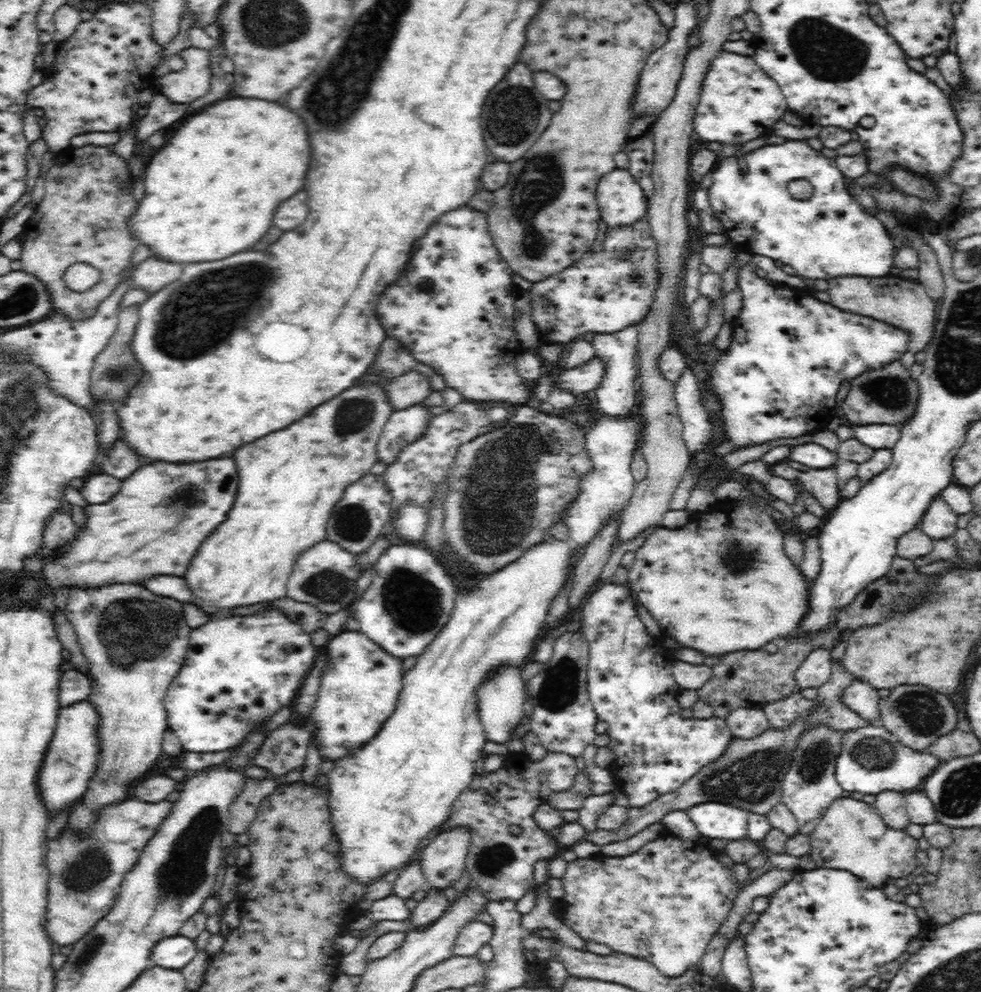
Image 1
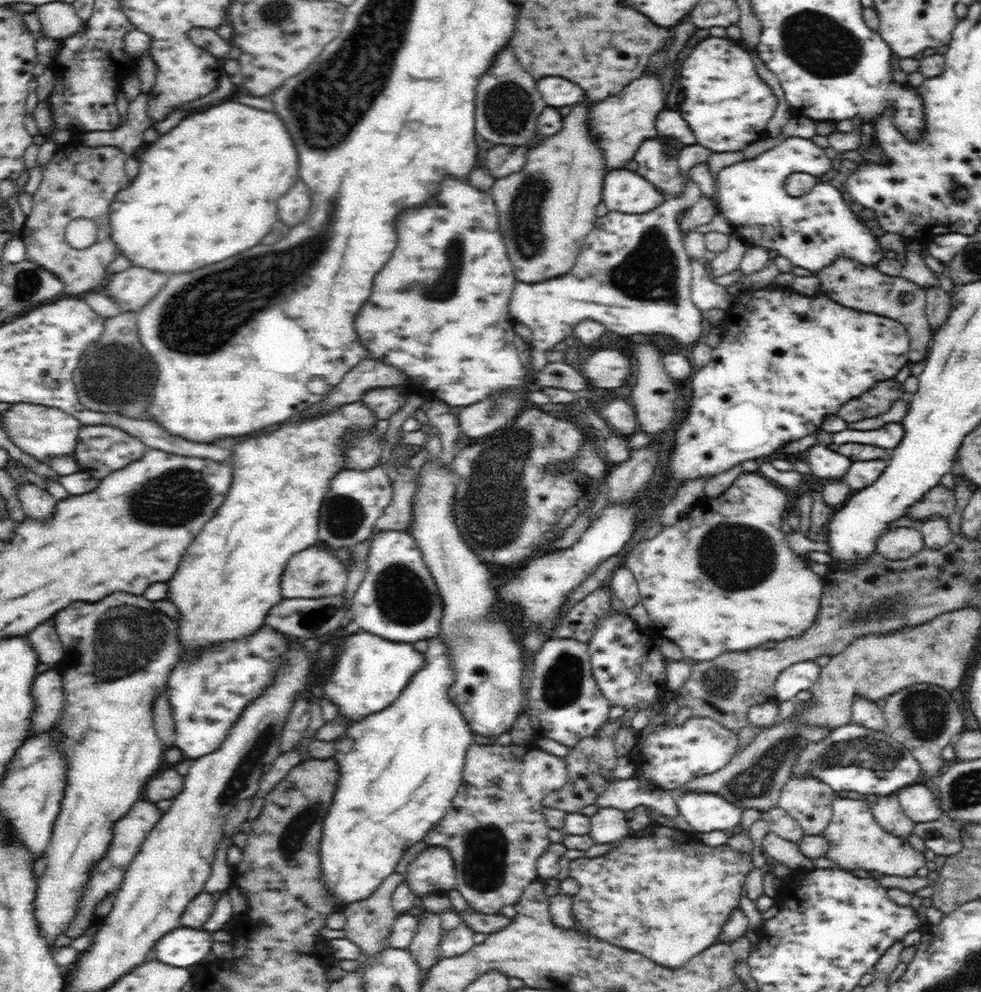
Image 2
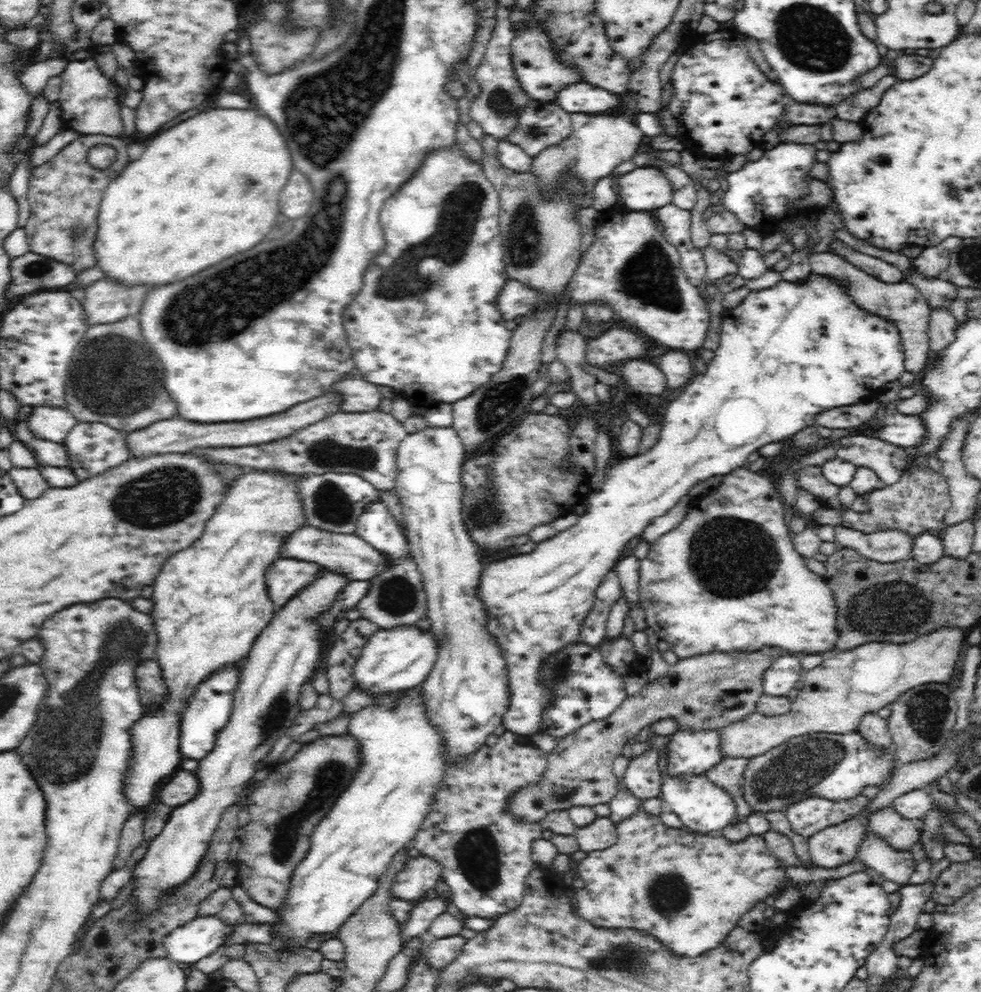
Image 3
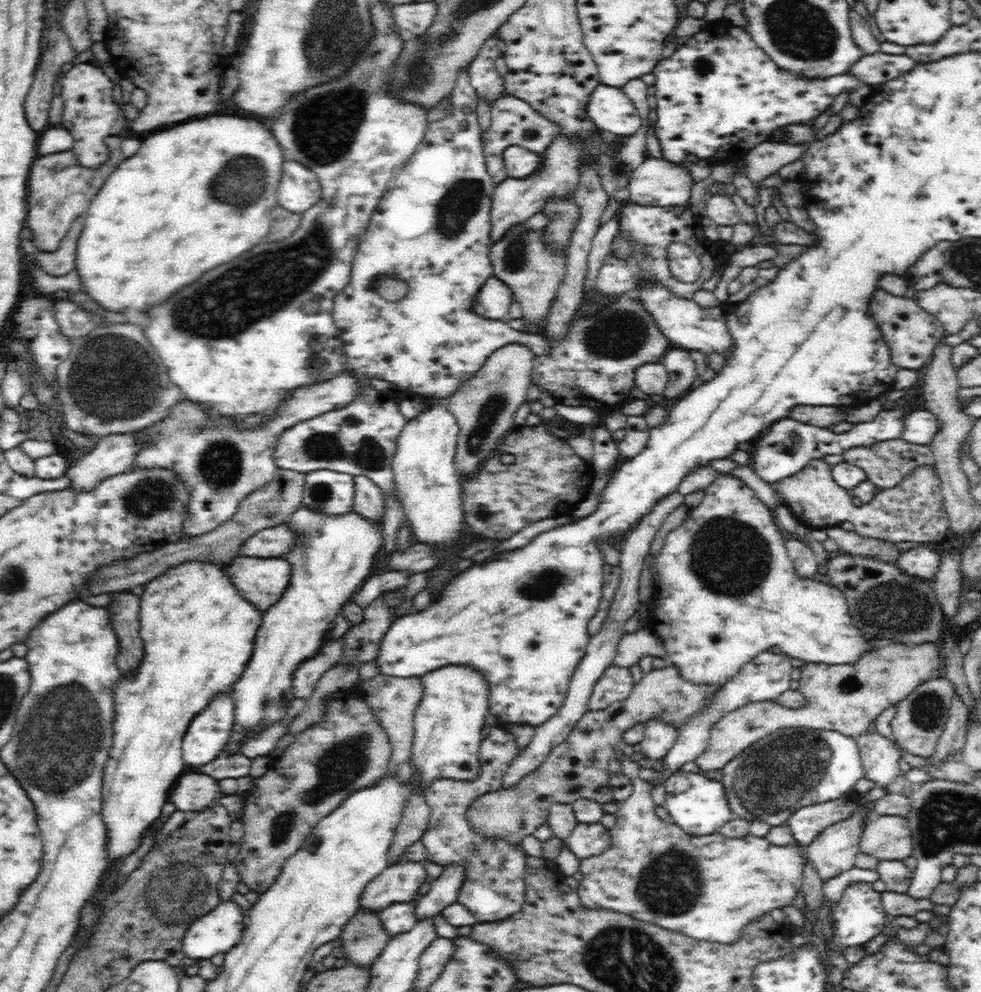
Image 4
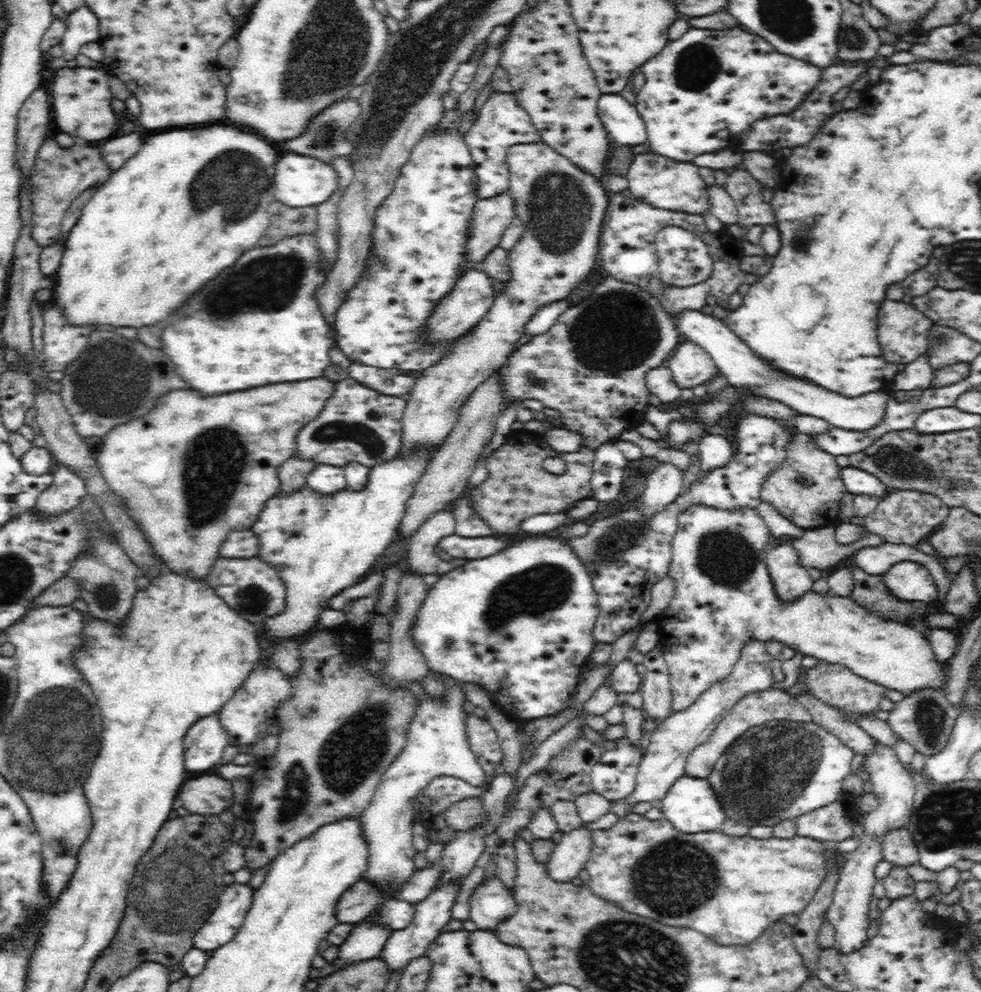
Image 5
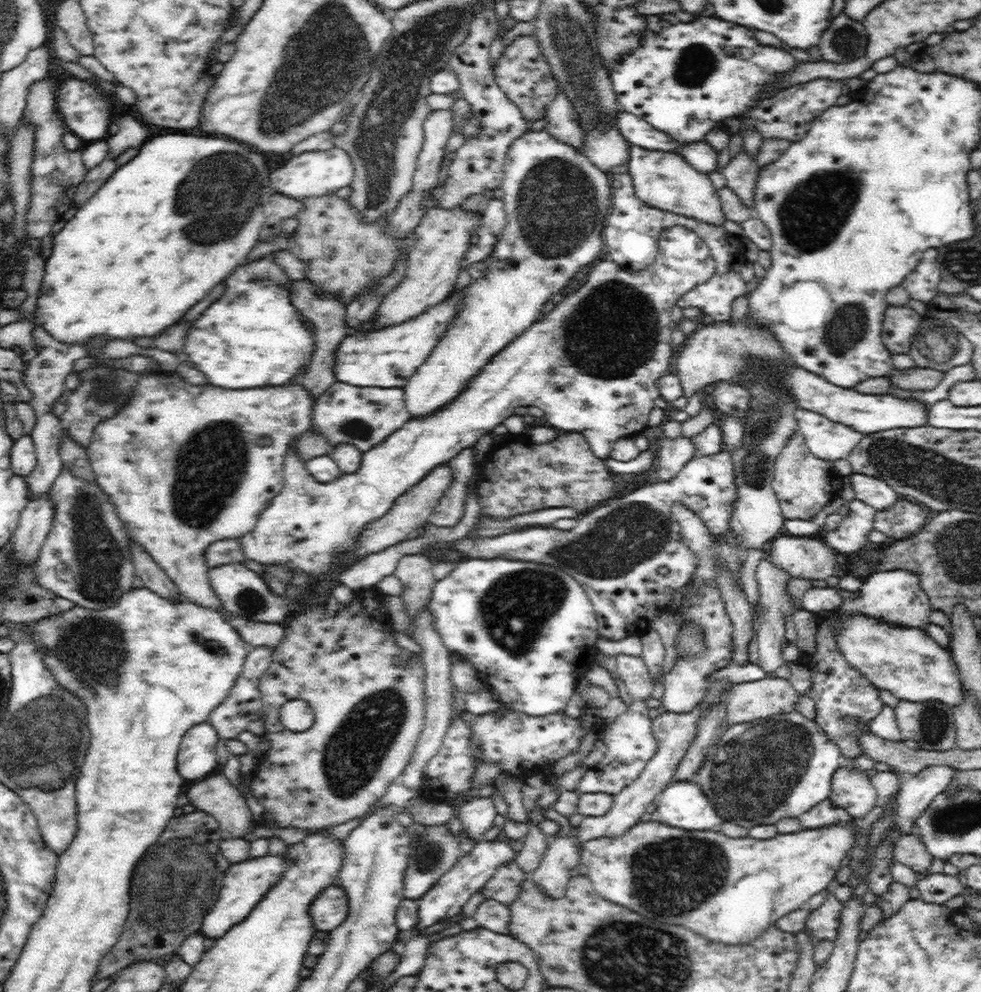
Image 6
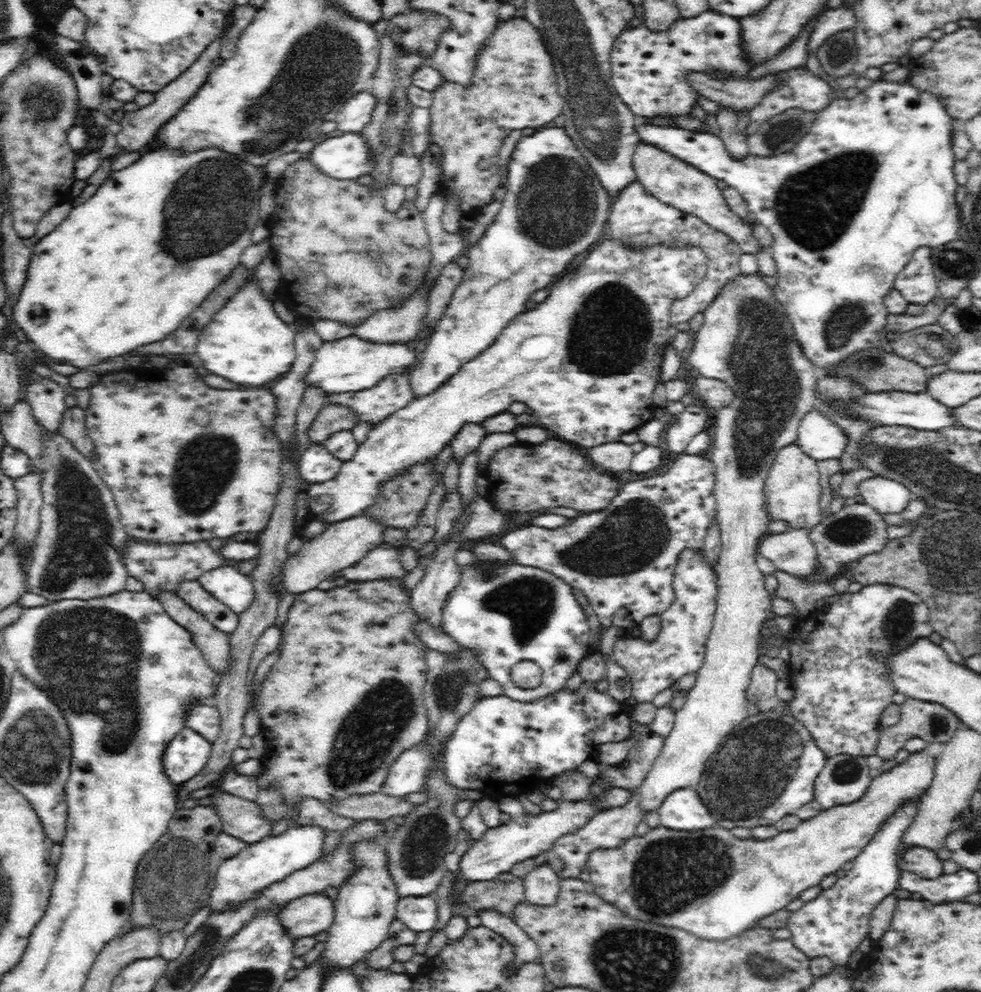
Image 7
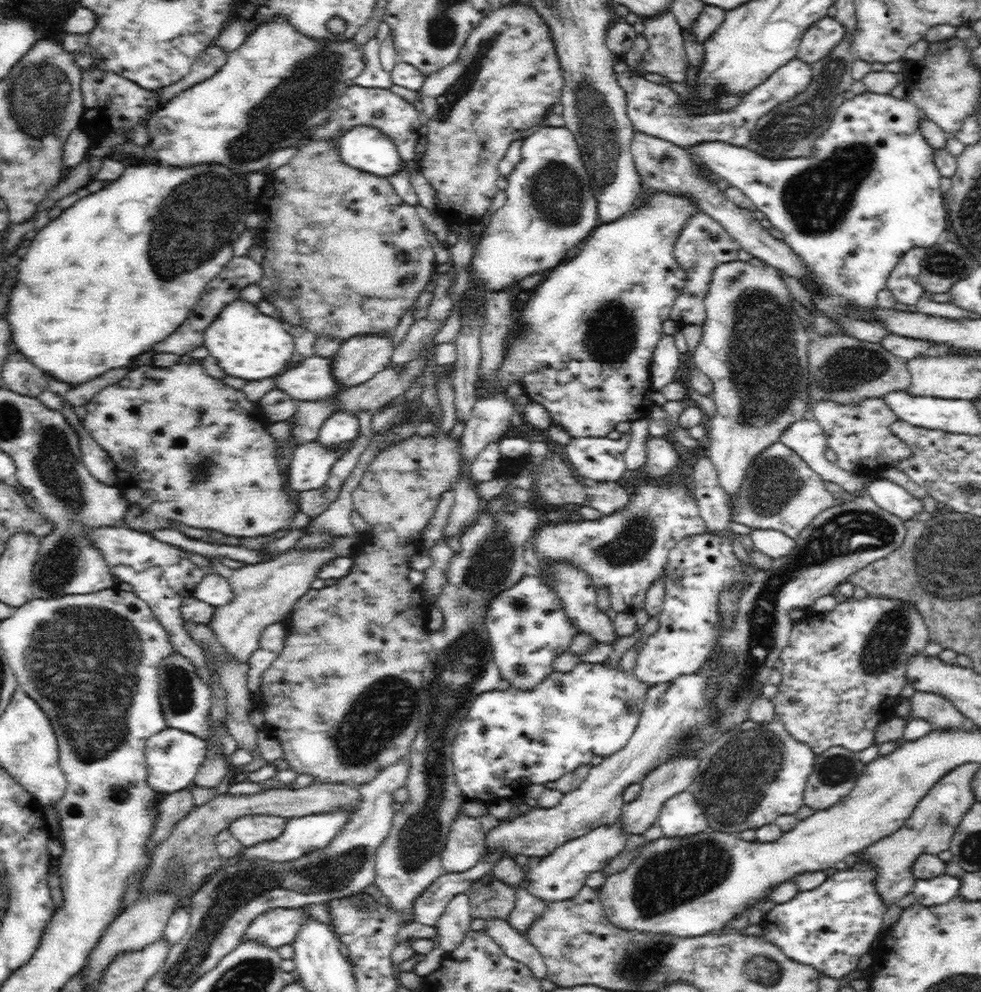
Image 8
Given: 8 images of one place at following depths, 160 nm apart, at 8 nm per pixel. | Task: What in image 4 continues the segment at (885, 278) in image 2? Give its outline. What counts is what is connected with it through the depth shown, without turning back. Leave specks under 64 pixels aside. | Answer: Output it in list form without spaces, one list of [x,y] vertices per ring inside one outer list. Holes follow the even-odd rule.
[[[879,289],[872,294],[869,309],[881,330],[886,346],[890,349],[891,361],[899,369],[918,371],[924,368],[933,356],[938,342],[946,335],[942,323],[933,314],[926,312],[914,297],[894,296]]]

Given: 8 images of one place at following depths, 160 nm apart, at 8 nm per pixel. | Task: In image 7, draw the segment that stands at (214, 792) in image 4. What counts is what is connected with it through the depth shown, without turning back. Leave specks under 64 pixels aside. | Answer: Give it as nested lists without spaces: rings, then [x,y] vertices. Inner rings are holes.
[[[218,791],[210,797],[213,798],[210,806],[216,809],[222,821],[221,832],[247,843],[255,843],[270,836],[273,823],[262,815],[256,801],[247,801],[225,791]]]

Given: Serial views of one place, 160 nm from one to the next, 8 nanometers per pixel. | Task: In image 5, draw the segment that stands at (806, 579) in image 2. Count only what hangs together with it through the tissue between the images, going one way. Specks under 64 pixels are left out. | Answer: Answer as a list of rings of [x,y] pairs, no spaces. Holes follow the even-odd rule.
[[[694,504],[677,516],[677,530],[670,543],[672,558],[667,575],[676,582],[676,595],[666,611],[654,619],[653,625],[669,668],[672,711],[686,710],[710,686],[726,678],[736,661],[740,660],[742,648],[750,640],[782,642],[783,646],[804,656],[845,666],[866,680],[903,692],[906,697],[924,688],[942,691],[946,688],[943,664],[938,663],[930,642],[918,627],[883,620],[878,614],[872,614],[859,606],[850,596],[820,595],[810,590],[798,601],[780,601],[774,593],[774,585],[765,563],[765,554],[778,542],[772,540],[769,528],[756,507],[720,510],[713,506]]]

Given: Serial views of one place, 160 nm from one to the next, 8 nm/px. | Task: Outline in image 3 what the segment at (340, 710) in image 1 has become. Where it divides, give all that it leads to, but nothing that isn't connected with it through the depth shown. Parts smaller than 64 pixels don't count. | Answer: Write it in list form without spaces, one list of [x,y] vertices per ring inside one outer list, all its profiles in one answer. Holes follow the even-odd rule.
[[[417,625],[378,630],[370,639],[362,642],[362,655],[356,658],[356,664],[352,668],[354,686],[368,690],[373,698],[382,693],[418,688],[437,660],[436,642],[435,634],[431,630],[422,631]]]

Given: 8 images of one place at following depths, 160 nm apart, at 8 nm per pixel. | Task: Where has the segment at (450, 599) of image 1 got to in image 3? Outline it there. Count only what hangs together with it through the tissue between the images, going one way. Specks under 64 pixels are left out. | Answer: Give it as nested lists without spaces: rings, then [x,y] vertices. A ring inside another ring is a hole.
[[[378,499],[363,508],[363,513],[355,522],[355,529],[356,535],[363,538],[374,549],[380,551],[382,555],[386,555],[386,563],[388,563],[384,572],[369,581],[371,583],[369,594],[366,594],[366,597],[361,602],[358,602],[356,608],[360,611],[361,617],[376,623],[381,629],[391,629],[402,625],[416,625],[420,619],[428,616],[428,598],[426,598],[420,571],[409,551],[410,544],[407,544],[403,526],[394,519],[388,511],[388,506],[381,499]]]

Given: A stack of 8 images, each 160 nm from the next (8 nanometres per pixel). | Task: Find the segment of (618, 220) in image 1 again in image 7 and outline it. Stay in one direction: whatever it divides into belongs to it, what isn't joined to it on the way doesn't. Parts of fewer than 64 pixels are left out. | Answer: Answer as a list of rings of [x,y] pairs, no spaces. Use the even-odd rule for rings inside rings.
[[[641,142],[633,152],[633,168],[636,180],[646,189],[646,192],[654,195],[659,201],[694,215],[715,230],[728,235],[738,244],[743,253],[758,254],[763,249],[754,237],[750,222],[746,223],[747,219],[739,217],[724,200],[723,190],[716,185],[717,179],[679,160],[666,150],[644,142]]]

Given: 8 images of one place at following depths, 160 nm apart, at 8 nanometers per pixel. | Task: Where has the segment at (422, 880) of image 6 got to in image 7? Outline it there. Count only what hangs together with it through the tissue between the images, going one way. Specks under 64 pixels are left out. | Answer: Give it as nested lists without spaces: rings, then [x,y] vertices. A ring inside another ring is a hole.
[[[432,767],[427,772],[425,785],[423,786],[423,792],[428,795],[427,801],[416,805],[413,813],[403,816],[404,823],[397,826],[395,831],[391,833],[389,841],[385,844],[386,857],[388,857],[387,869],[394,881],[400,899],[426,896],[432,894],[438,888],[440,881],[444,878],[444,873],[448,871],[444,858],[454,852],[456,842],[458,842],[458,831],[461,829],[461,819],[456,817],[454,807],[460,800],[474,800],[482,796],[479,792],[466,791],[450,785],[446,781],[444,772],[445,769],[440,767]]]

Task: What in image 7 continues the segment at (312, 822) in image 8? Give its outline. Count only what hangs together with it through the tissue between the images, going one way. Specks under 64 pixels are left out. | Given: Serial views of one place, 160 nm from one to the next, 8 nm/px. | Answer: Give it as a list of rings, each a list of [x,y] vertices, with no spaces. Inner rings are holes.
[[[290,826],[278,836],[270,835],[261,841],[249,843],[240,854],[221,860],[215,873],[214,886],[208,895],[210,912],[239,907],[257,897],[268,885],[280,882],[295,870],[306,868],[310,863],[319,860],[325,850],[324,838],[326,833],[320,826]]]

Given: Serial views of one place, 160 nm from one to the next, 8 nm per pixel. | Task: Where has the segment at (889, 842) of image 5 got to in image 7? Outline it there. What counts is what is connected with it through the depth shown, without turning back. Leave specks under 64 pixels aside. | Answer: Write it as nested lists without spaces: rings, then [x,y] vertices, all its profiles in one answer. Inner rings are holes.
[[[910,846],[901,864],[902,870],[926,879],[935,879],[943,874],[943,862],[938,859],[936,852],[921,846]]]

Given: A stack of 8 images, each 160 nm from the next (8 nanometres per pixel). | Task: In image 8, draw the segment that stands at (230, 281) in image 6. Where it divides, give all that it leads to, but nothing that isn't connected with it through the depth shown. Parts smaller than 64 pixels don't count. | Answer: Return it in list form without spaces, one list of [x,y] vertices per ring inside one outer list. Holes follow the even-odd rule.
[[[239,299],[227,304],[203,332],[203,346],[226,374],[248,381],[276,376],[294,356],[293,336],[286,332],[284,322],[262,314],[254,303]]]

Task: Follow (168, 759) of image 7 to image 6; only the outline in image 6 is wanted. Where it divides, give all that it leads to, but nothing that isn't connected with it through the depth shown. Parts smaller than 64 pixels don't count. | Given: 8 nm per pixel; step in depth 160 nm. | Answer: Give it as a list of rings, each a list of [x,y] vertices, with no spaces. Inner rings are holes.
[[[209,722],[189,728],[177,754],[179,775],[186,781],[196,782],[212,772],[218,764],[218,741],[217,730]]]

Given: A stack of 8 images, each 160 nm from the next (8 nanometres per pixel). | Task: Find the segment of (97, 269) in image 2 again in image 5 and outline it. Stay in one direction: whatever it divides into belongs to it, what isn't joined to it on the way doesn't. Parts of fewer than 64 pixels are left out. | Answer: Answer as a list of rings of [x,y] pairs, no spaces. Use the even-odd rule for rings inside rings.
[[[50,136],[44,139],[39,148],[35,169],[30,178],[32,197],[32,237],[41,247],[50,246],[59,240],[63,218],[72,201],[91,186],[104,184],[113,173],[108,164],[104,163],[97,145],[77,142],[68,148],[62,148],[56,139]]]

